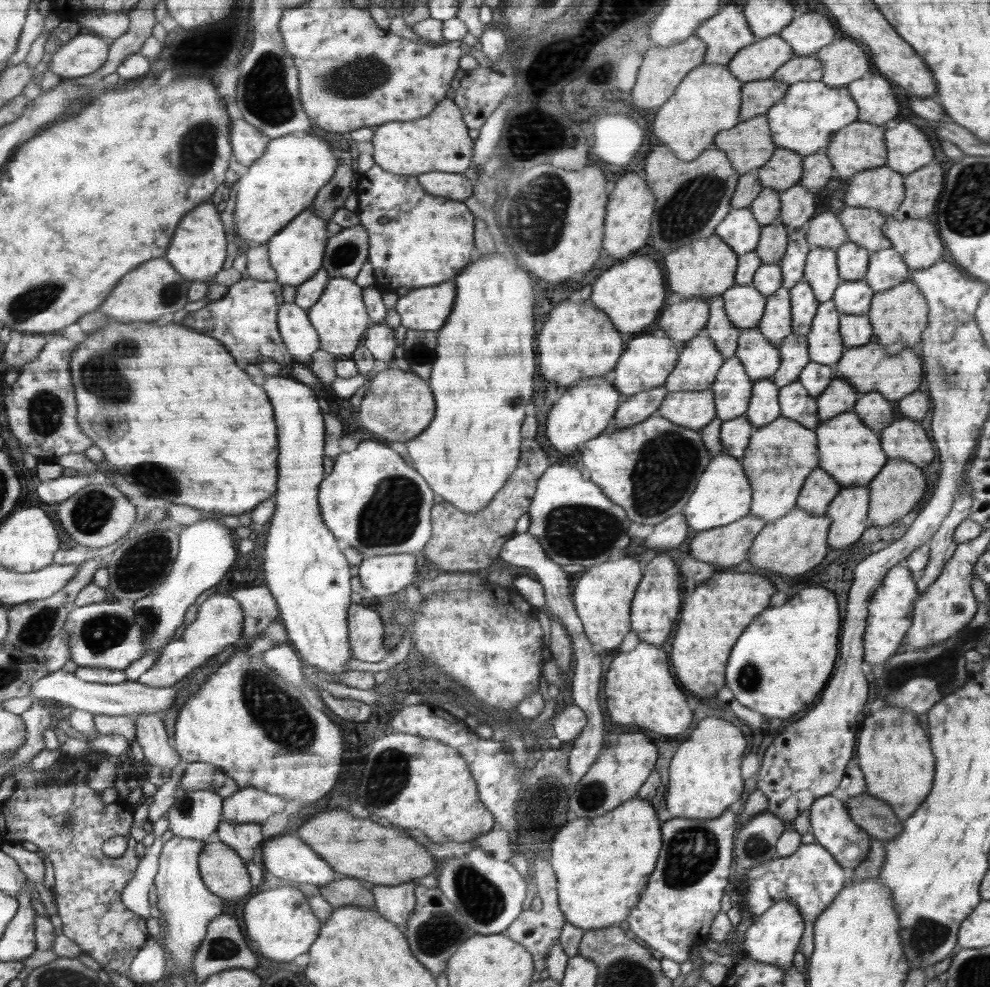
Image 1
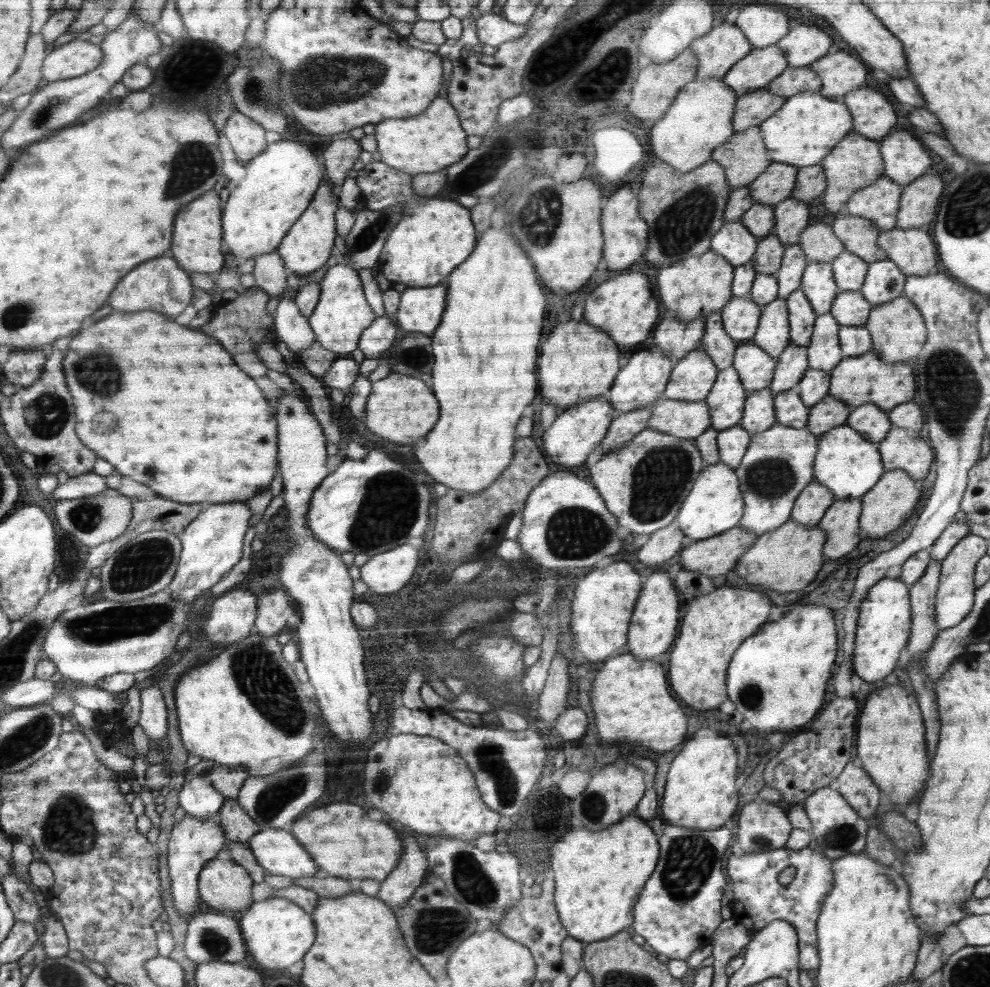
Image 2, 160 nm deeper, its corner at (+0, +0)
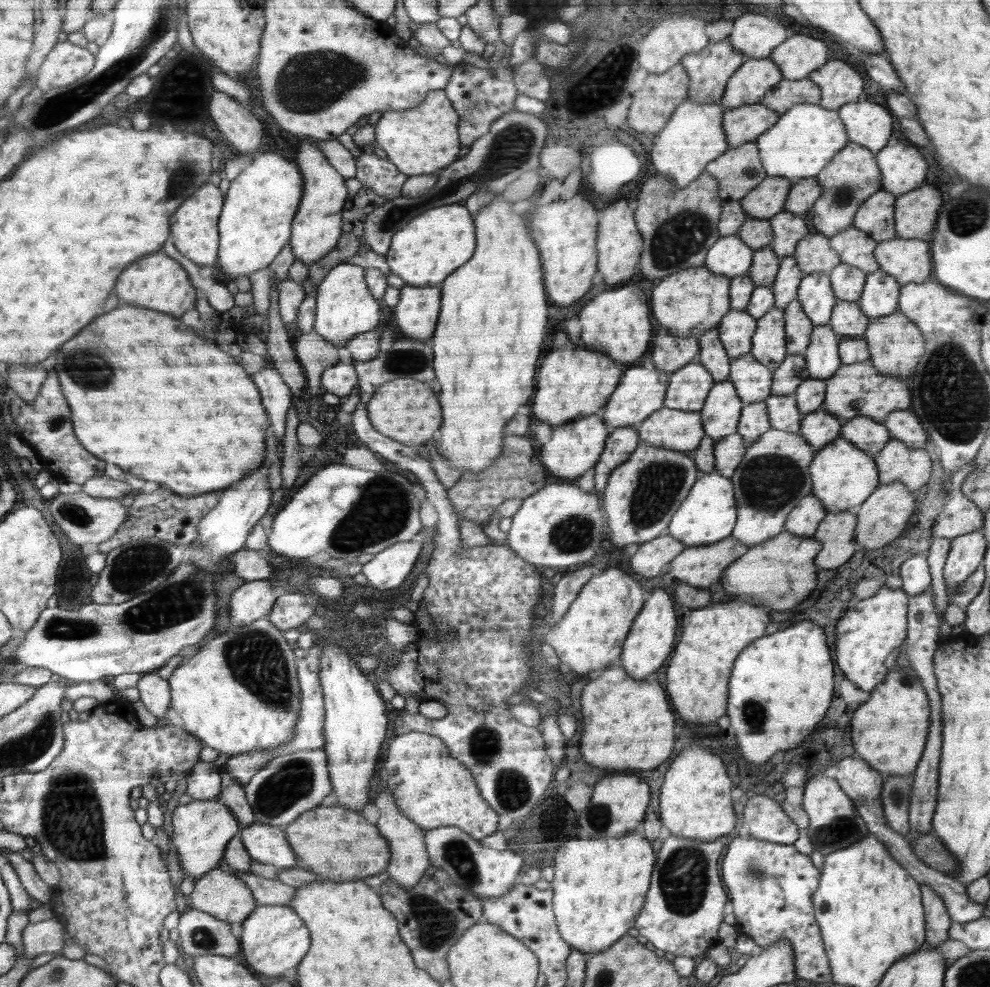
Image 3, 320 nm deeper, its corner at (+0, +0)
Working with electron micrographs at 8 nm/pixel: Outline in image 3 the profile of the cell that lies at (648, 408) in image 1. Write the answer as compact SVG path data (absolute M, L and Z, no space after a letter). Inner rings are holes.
M637 425L622 426L609 433L605 450L602 451L599 462L594 466L594 490L602 494L606 488L610 473L632 456L639 445Z

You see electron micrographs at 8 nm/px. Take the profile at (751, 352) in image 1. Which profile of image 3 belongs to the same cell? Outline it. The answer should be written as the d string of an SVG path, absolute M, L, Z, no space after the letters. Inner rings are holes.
M749 352L731 361L728 379L737 387L737 395L745 406L764 401L771 395L773 370L762 365Z

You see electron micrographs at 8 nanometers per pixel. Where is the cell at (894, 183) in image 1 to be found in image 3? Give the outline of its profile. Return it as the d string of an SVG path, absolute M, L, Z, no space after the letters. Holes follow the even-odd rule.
M883 189L875 192L859 208L852 226L878 243L892 240L896 236L896 198Z

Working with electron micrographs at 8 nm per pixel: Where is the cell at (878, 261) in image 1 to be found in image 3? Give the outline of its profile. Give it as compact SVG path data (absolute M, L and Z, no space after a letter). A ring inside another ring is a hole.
M879 269L866 273L865 285L857 300L862 312L874 320L897 310L900 285L896 278Z

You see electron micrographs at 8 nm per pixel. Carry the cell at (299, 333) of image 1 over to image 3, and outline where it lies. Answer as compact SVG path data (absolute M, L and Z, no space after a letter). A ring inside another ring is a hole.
M289 278L283 280L277 286L278 306L280 315L285 324L291 328L290 332L298 338L302 332L295 326L295 318L301 302L306 298L302 284L298 284Z

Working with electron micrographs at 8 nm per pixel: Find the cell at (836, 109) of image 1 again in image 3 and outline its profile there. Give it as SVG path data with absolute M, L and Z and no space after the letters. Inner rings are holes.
M800 104L793 107L788 113L782 114L777 124L763 132L755 140L758 149L761 150L761 161L765 171L770 176L785 176L790 178L795 184L803 178L813 178L830 164L834 156L846 147L849 143L848 130L845 128L845 122L842 122L841 114L837 111L824 109L814 104Z

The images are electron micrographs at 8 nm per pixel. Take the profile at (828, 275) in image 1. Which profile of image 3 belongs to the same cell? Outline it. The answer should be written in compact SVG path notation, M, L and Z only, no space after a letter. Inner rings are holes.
M811 272L804 275L799 284L798 301L814 326L829 324L838 300L828 273Z

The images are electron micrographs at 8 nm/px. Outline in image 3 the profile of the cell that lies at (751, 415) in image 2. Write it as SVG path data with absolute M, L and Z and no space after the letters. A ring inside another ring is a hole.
M760 400L744 406L740 422L737 424L737 433L742 436L747 445L756 442L760 435L770 428L765 401Z

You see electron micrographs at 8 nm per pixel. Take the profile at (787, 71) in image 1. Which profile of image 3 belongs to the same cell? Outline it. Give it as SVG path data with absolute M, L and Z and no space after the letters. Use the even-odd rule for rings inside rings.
M808 78L783 79L777 87L770 89L761 100L762 105L776 111L780 116L800 104L820 104L821 86Z

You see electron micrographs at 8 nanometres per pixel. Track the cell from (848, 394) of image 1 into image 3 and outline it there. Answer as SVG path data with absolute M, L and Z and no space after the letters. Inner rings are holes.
M822 406L801 420L801 428L798 433L804 436L813 448L818 448L813 450L818 452L819 449L826 447L827 444L841 436L842 427L841 421L826 412Z

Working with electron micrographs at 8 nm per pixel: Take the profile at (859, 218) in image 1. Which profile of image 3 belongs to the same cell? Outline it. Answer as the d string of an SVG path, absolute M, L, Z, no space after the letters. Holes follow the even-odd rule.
M850 226L832 238L832 248L841 257L841 262L862 269L862 272L876 272L881 268L877 263L878 242L864 231Z

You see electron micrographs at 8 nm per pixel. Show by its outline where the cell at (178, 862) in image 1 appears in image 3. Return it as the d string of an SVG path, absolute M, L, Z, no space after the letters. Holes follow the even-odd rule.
M219 797L210 800L193 800L186 805L178 805L172 812L172 842L178 850L182 871L196 882L219 866L226 846L241 830L234 812Z

